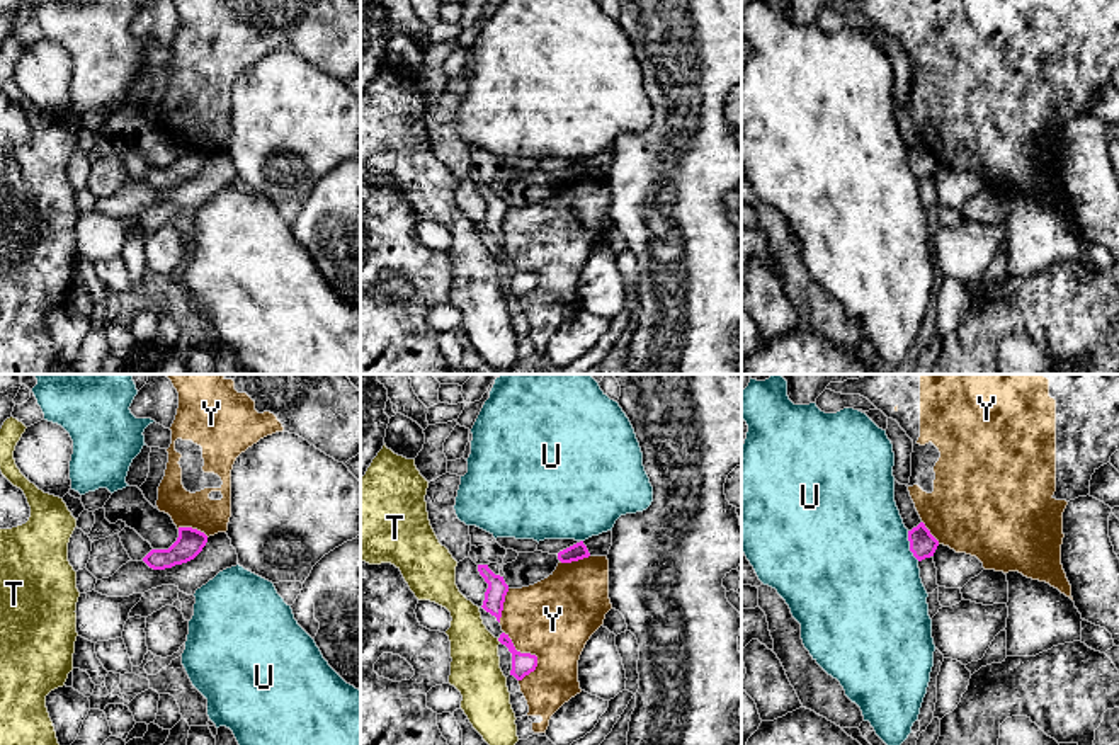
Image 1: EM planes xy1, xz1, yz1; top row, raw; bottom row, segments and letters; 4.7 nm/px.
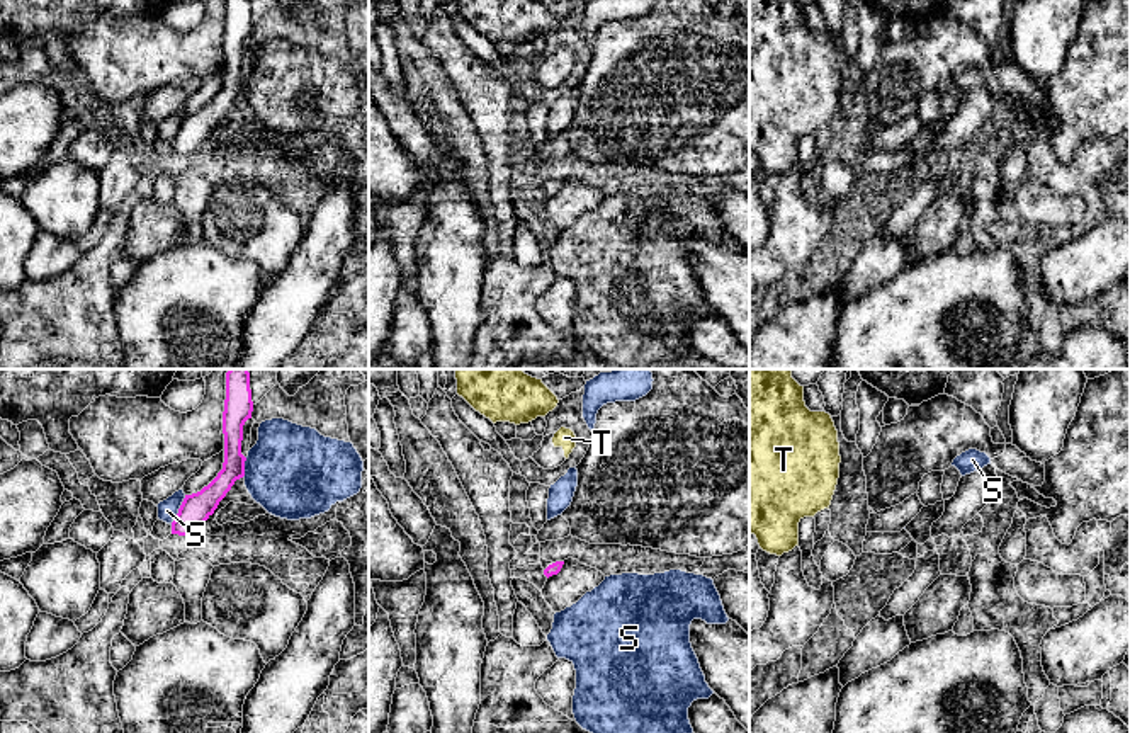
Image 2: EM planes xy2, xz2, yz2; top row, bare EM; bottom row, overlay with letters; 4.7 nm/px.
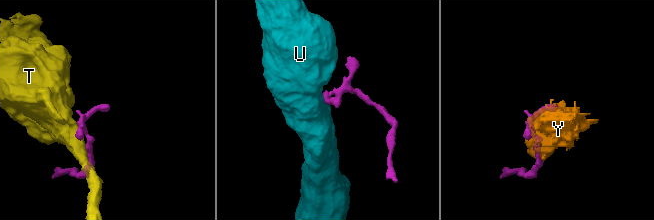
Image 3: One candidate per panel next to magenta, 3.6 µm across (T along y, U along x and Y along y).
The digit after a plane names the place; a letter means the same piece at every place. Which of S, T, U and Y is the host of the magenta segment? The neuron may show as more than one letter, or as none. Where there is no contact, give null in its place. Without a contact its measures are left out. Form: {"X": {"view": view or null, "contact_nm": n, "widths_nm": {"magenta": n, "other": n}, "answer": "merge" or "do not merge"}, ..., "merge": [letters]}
{"S": {"view": "xy2", "contact_nm": 160, "widths_nm": {"magenta": 140, "other": 100}, "answer": "do not merge"}, "T": {"view": "xz1", "contact_nm": 30, "widths_nm": {"magenta": 110, "other": 240}, "answer": "do not merge"}, "U": {"view": "yz1", "contact_nm": 160, "widths_nm": {"magenta": 120, "other": 500}, "answer": "do not merge"}, "Y": {"view": "xz1", "contact_nm": 260, "widths_nm": {"magenta": 110, "other": 380}, "answer": "do not merge"}, "merge": []}

